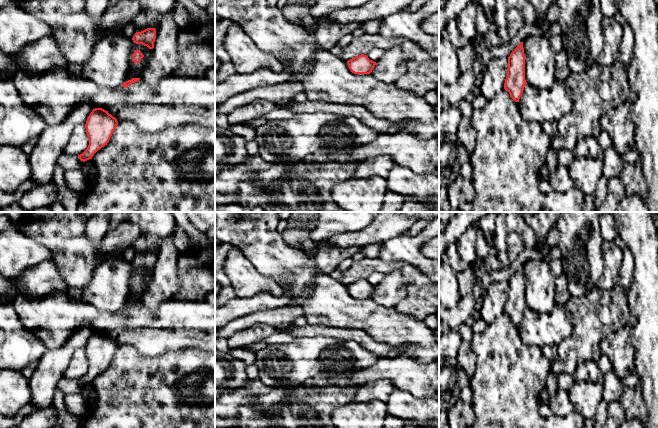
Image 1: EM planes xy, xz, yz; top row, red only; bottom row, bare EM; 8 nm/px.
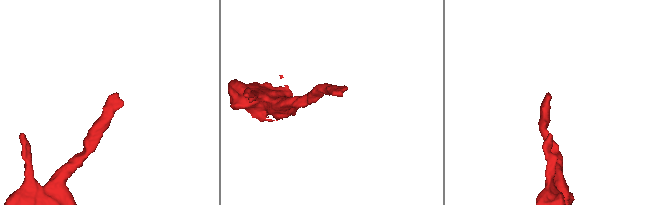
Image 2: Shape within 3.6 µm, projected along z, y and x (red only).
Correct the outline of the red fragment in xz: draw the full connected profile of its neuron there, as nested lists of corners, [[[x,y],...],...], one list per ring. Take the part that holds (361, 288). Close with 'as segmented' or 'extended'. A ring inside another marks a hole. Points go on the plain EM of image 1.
[[[361,278],[347,285],[350,295],[354,298],[370,298],[377,287],[367,279]]] | as segmented

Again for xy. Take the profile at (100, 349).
[[[102,332],[93,333],[85,348],[89,369],[78,382],[83,386],[92,383],[98,374],[107,369],[117,349],[117,343],[108,335]]] | as segmented

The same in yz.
[[[521,266],[508,281],[507,301],[504,307],[504,313],[510,318],[510,321],[519,326],[525,309],[525,279],[523,266]]] | as segmented

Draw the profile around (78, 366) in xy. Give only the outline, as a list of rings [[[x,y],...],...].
[[[77,349],[69,362],[68,367],[63,373],[63,377],[78,380],[82,378],[89,369],[89,362],[86,357],[85,349]]]

